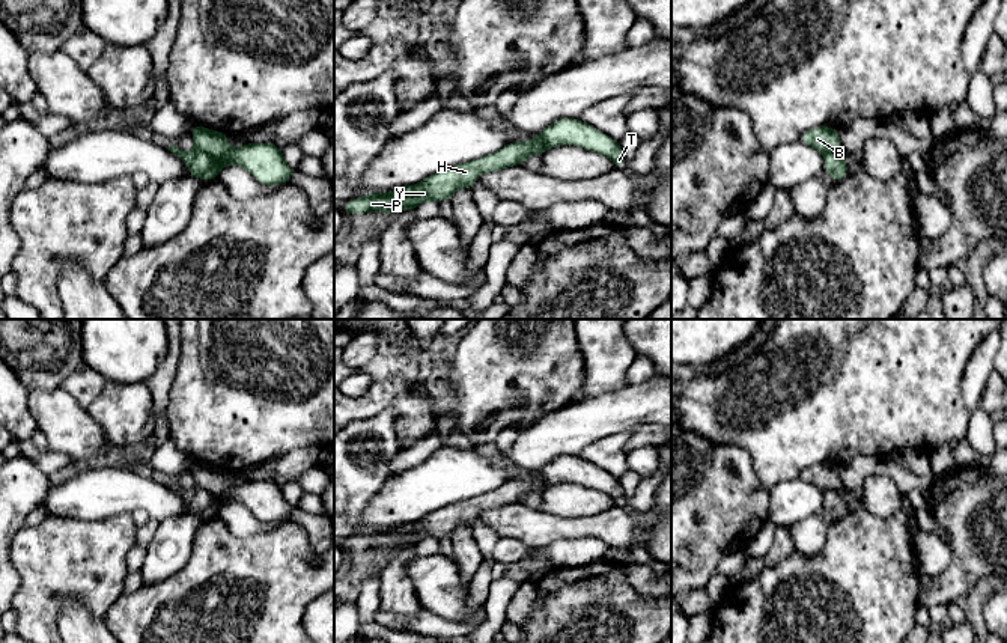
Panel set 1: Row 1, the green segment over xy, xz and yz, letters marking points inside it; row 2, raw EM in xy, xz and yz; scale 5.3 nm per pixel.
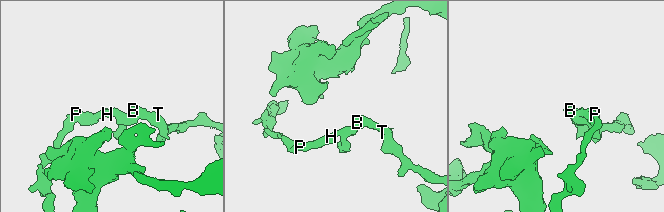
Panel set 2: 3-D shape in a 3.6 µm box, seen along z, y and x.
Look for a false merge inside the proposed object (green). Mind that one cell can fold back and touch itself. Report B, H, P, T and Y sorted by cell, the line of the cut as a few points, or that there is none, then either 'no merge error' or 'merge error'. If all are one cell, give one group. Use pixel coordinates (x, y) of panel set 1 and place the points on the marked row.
B T / H P Y | xy (196, 148), (206, 152), (222, 166) | merge error

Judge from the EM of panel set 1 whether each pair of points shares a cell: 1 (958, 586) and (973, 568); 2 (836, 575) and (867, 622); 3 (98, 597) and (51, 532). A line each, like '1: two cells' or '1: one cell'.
1: one cell
2: one cell
3: one cell

